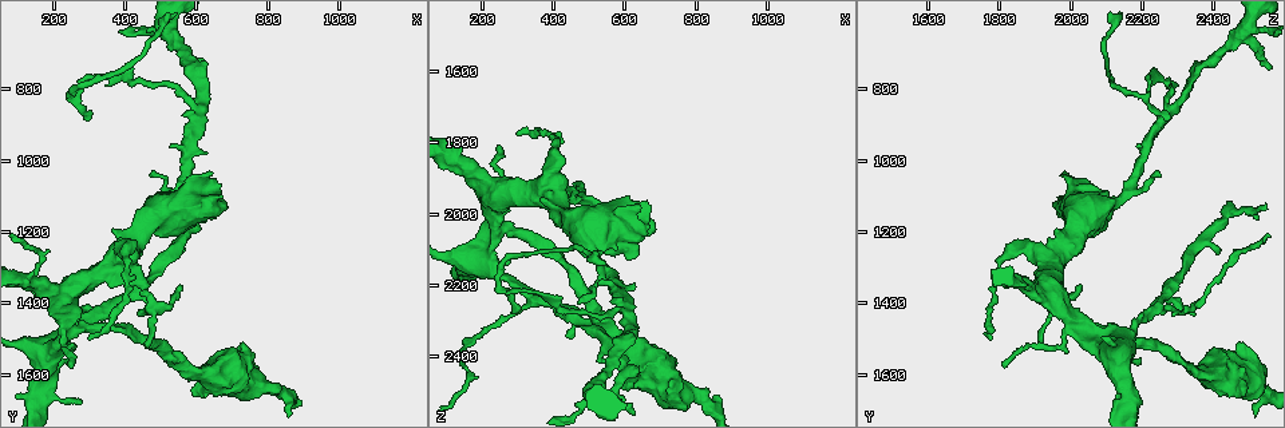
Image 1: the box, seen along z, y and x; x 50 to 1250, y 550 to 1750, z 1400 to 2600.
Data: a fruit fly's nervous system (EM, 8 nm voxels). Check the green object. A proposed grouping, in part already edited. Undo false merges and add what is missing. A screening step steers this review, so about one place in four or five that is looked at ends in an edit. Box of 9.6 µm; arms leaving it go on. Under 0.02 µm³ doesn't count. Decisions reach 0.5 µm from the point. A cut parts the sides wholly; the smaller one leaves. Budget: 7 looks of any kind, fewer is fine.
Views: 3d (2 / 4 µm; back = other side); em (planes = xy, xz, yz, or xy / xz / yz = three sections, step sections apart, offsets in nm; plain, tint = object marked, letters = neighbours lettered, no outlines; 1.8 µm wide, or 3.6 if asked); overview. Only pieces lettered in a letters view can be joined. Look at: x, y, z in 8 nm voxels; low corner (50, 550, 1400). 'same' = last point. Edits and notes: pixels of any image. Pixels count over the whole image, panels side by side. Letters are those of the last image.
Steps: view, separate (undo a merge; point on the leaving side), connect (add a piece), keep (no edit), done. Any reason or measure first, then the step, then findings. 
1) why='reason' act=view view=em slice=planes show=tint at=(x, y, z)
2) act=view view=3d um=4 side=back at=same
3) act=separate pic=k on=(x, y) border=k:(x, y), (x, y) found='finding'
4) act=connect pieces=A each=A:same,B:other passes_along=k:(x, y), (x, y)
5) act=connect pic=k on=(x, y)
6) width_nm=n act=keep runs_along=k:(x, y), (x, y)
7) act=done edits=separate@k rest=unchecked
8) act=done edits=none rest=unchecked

why='four-way junction' act=view view=em um=3.6 slice=planes show=tint at=(200, 1530, 2120)

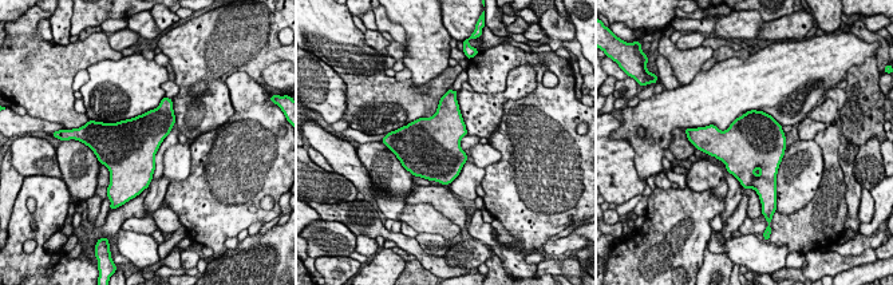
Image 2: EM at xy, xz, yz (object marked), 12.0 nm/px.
act=view view=em um=3.6 slice=planes show=letters at=same

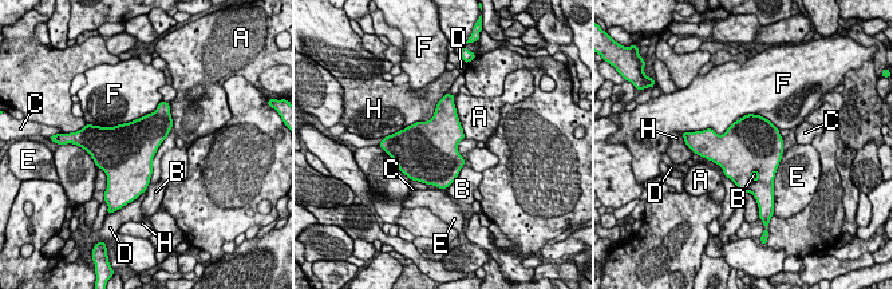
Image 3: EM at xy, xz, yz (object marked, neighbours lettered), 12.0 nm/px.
act=keep each=A:other,B:other,C:other,D:other,E:other,F:other,H:other border=3:(465, 165), (446, 189) found='all the same cell'

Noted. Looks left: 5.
why='a narrow waist' act=view view=em slice=yz step=8 show=tint at=(490, 1400, 1950)

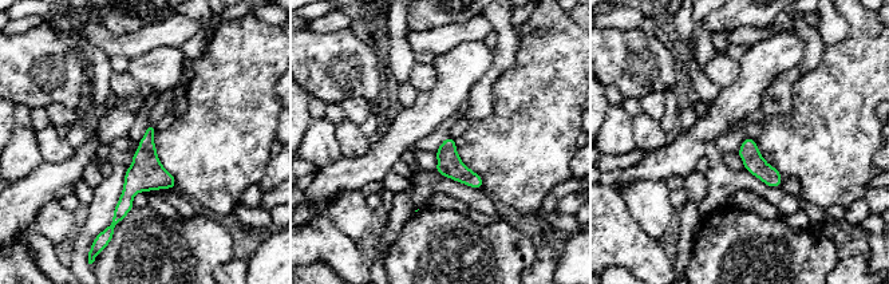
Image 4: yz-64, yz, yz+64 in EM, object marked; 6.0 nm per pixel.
act=view view=em slice=xy step=16 show=letters at=same

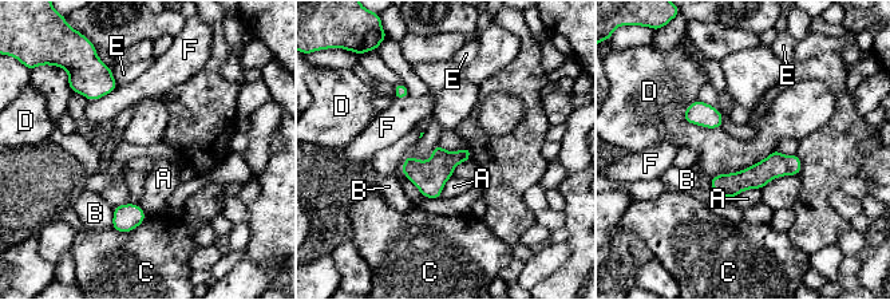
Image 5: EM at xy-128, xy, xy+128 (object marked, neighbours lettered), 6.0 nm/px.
act=keep each=A:other,B:other,C:other,D:other,E:other,F:other border=5:(775, 149), (708, 182) found='all the same cell'

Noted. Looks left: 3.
why='an open end' act=view view=em slice=planes show=letters at=(630, 1110, 2450)

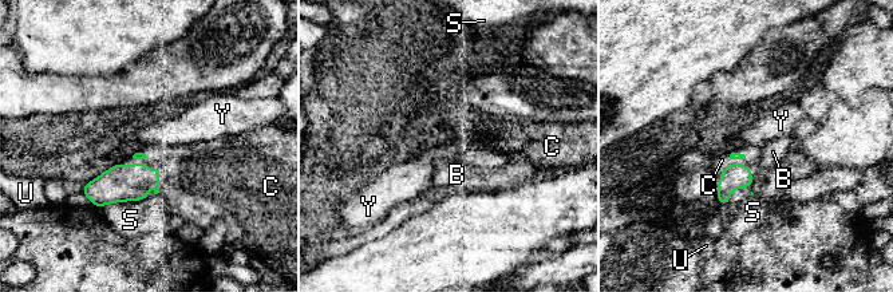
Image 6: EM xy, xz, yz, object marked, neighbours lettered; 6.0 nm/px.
act=connect pieces=C each=B:other,C:same,S:other,U:other,Y:other found='it goes on there'

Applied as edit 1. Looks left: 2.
act=done edits=connect@6 rest=unchecked

